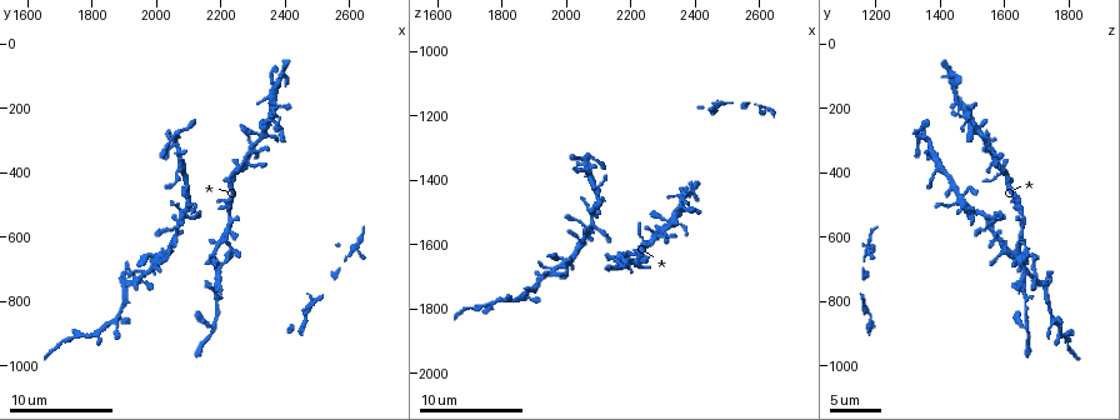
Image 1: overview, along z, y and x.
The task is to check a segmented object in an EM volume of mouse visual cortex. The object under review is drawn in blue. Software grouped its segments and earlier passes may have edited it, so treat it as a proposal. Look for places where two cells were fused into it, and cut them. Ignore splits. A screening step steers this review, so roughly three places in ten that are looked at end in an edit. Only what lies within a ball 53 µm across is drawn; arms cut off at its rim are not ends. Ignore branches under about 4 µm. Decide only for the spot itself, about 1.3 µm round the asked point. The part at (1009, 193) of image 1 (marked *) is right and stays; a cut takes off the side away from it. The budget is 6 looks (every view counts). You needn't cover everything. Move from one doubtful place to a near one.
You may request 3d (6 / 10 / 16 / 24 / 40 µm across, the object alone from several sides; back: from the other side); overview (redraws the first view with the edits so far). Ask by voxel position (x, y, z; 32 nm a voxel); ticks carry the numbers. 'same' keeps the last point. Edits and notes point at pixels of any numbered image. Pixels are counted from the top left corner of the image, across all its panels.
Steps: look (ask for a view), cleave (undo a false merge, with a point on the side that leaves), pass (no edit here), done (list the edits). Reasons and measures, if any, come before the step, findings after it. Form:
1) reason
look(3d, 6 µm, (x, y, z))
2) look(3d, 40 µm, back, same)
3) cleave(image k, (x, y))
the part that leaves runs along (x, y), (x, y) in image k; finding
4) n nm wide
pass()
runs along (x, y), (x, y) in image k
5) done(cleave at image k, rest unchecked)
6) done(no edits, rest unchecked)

four or more arms meet
look(3d, 10 µm, (2080, 540, 1540))

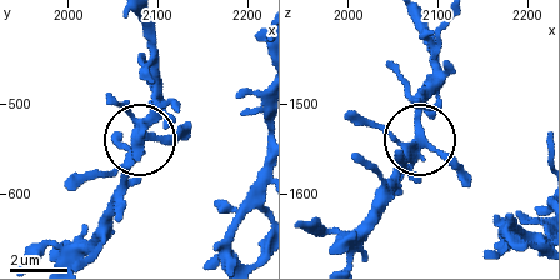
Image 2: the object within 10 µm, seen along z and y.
pass()
all the same cell

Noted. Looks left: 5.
side arm on a straight run
look(3d, 6 µm, (2180, 770, 1650))

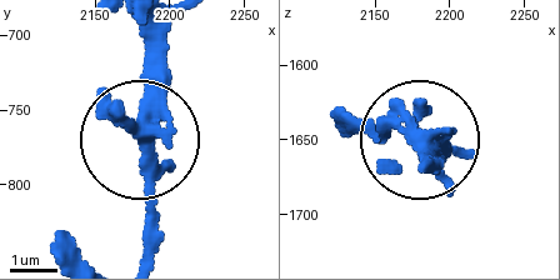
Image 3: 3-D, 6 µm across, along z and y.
pass()
runs along (173, 26), (140, 134), (149, 253) in image 3; one cell here

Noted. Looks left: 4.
thin neck
look(3d, 16 µm, (1890, 830, 1740))

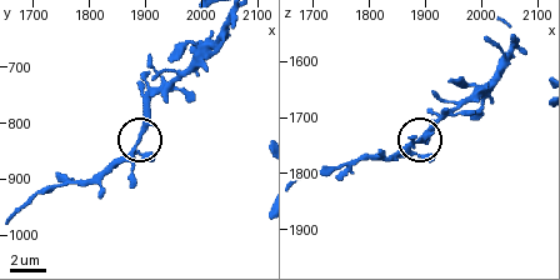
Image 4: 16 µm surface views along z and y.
look(3d, 6 µm, (1885, 825, 1745))

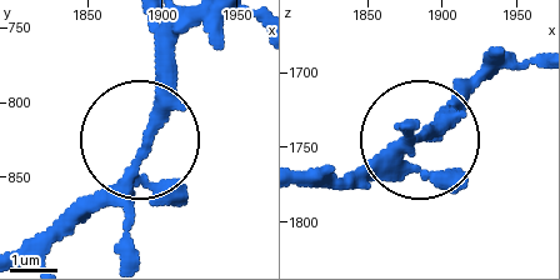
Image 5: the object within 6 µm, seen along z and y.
220 nm wide
pass()
all the same cell

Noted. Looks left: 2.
done(no edits, rest unchecked)

